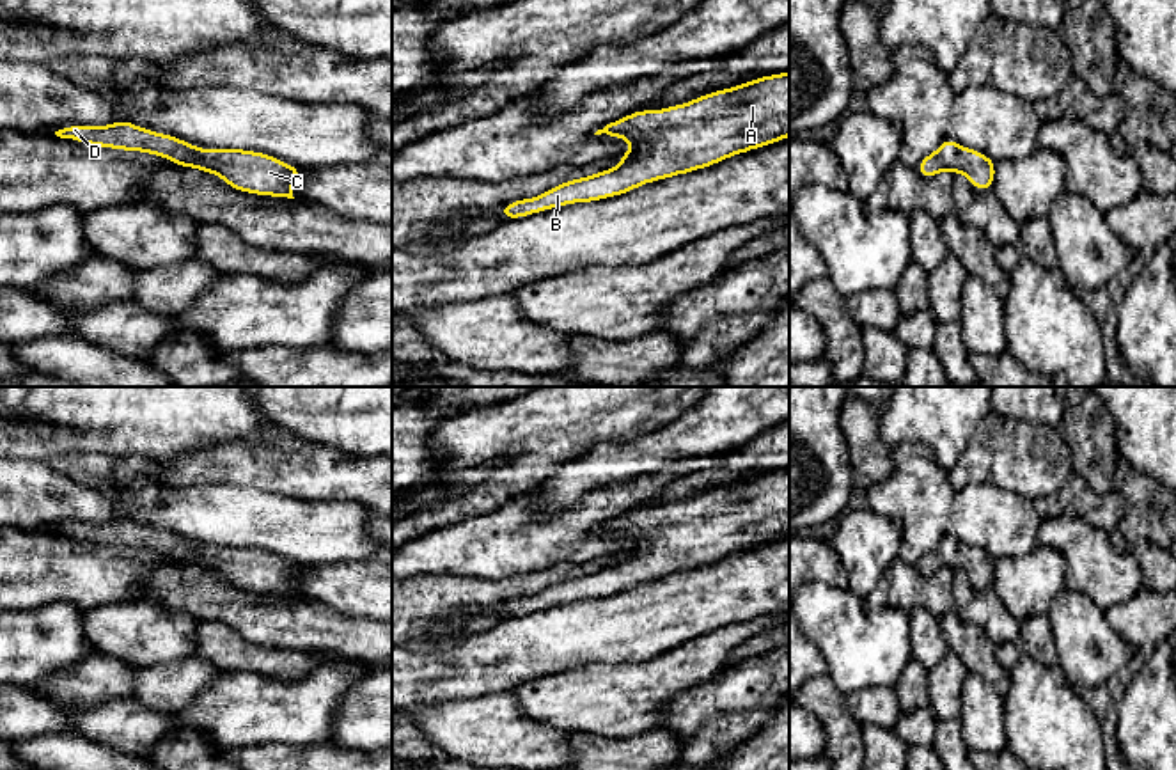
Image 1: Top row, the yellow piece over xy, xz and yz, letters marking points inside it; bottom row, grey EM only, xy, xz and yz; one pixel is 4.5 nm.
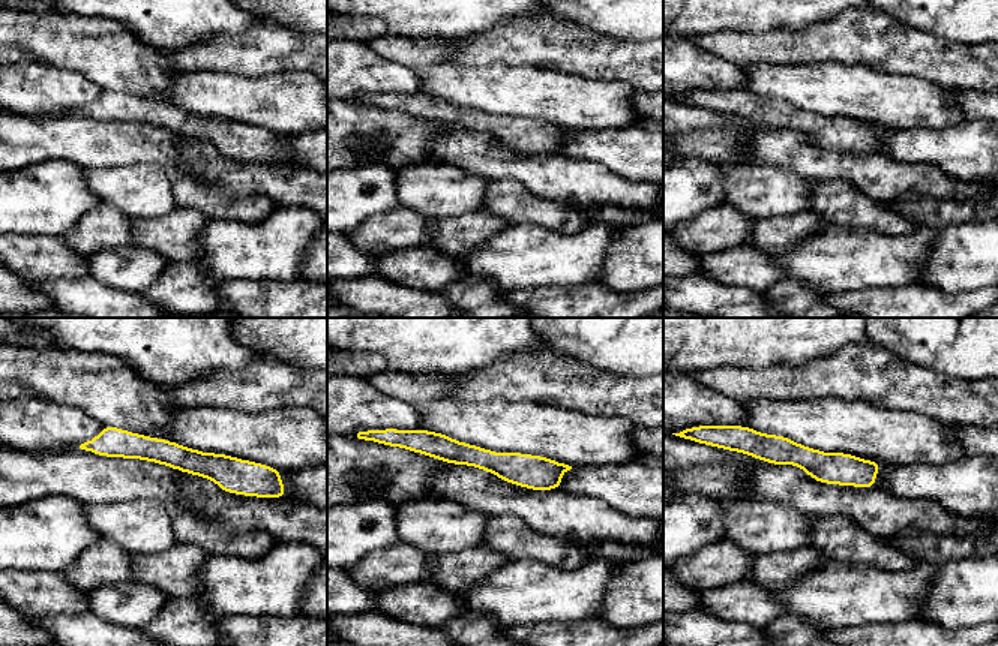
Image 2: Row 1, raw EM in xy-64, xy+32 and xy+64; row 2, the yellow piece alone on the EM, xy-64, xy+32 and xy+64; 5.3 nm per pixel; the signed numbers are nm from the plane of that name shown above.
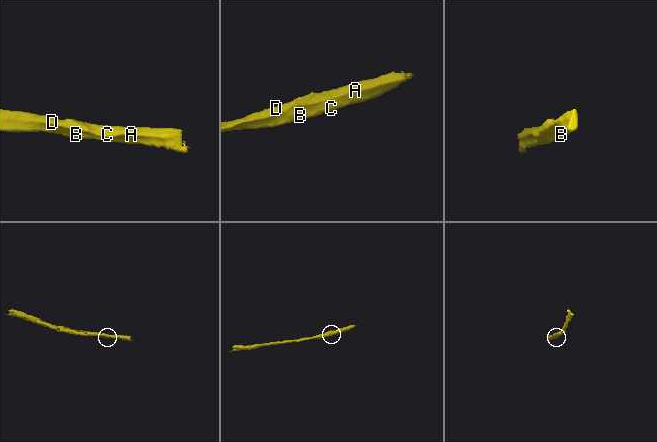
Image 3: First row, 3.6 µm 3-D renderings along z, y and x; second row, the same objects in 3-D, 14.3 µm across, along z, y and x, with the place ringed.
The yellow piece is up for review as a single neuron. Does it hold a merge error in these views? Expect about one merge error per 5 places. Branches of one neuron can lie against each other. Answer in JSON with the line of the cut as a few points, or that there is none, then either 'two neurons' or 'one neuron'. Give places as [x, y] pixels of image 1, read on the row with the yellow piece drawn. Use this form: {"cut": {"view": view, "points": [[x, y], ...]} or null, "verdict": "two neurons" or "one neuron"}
{"cut": null, "verdict": "one neuron"}

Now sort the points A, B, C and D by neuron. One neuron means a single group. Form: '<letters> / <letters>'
A B C D

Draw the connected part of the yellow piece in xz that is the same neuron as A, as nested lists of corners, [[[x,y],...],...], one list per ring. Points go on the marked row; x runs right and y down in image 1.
[[[789,71],[761,76],[731,89],[713,90],[683,105],[662,110],[637,110],[607,124],[594,135],[601,133],[633,142],[628,153],[619,154],[621,163],[617,169],[605,169],[592,176],[561,183],[537,197],[504,204],[498,215],[504,220],[525,218],[566,204],[624,195],[630,190],[640,188],[644,183],[688,174],[734,154],[772,145],[789,137]]]

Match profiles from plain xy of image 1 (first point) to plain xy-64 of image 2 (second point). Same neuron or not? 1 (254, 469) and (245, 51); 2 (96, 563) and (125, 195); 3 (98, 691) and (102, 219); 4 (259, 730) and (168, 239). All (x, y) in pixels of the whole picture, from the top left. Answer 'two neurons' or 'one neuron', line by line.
1: one neuron
2: two neurons
3: one neuron
4: two neurons

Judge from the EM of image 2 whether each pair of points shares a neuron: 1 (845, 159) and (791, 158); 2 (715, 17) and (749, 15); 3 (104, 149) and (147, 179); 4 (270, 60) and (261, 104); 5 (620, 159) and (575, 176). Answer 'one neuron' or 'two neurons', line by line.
1: one neuron
2: one neuron
3: two neurons
4: two neurons
5: two neurons

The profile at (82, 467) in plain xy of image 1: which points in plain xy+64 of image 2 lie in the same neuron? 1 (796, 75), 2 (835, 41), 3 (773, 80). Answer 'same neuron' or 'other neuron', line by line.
1: other neuron
2: same neuron
3: other neuron

